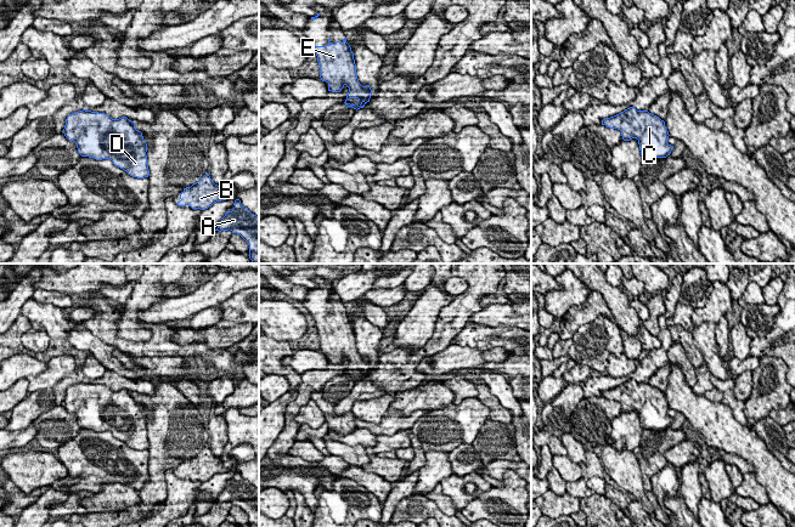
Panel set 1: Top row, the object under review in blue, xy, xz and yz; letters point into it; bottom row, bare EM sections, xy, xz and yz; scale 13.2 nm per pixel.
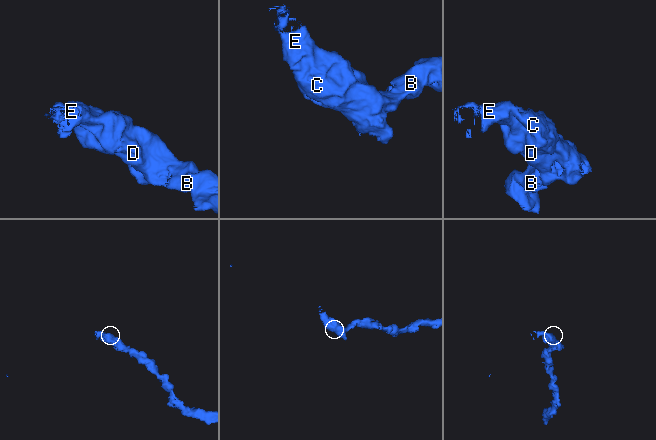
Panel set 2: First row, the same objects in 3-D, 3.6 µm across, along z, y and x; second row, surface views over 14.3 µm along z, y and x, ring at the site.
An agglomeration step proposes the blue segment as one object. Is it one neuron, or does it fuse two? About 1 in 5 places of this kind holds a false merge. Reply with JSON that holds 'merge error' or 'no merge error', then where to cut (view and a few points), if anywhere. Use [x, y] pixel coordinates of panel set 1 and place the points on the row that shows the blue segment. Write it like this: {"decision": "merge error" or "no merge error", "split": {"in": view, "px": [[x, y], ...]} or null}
{"decision": "no merge error", "split": null}

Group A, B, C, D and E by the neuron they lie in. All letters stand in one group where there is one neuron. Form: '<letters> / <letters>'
A B C D E

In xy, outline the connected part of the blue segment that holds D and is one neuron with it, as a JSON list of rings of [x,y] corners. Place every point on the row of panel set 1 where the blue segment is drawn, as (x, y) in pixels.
[[[83,109],[67,117],[63,134],[77,143],[81,157],[111,159],[132,177],[150,175],[147,143],[126,117],[112,119],[105,113]]]

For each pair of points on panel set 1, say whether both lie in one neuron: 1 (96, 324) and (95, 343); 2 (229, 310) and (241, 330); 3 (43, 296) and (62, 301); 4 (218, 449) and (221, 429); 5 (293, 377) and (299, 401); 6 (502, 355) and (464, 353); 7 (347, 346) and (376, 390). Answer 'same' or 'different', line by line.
1: different
2: different
3: same
4: same
5: different
6: same
7: different

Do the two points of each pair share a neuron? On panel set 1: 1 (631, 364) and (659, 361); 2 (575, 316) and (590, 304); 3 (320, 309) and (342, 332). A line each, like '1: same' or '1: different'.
1: different
2: same
3: same

